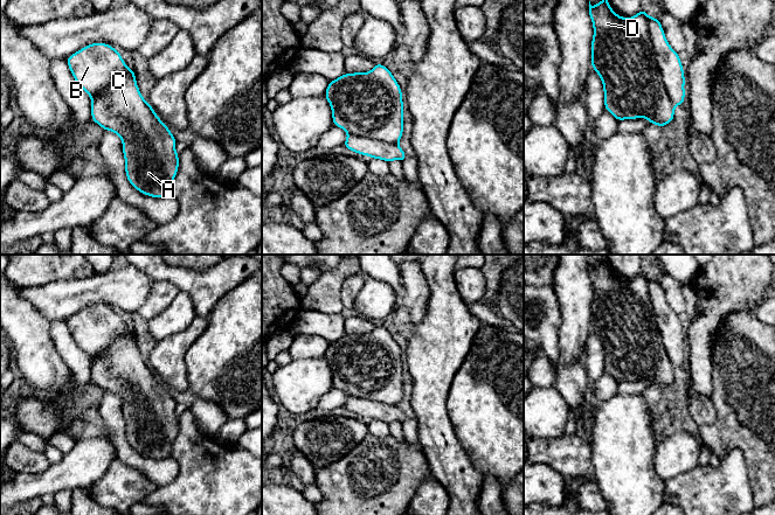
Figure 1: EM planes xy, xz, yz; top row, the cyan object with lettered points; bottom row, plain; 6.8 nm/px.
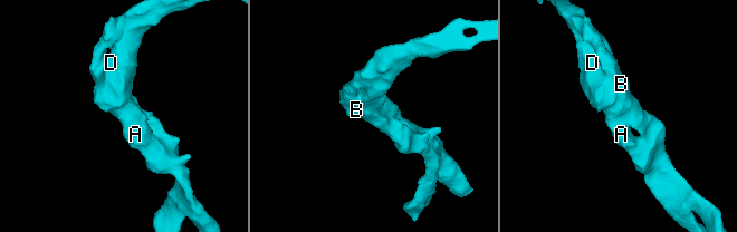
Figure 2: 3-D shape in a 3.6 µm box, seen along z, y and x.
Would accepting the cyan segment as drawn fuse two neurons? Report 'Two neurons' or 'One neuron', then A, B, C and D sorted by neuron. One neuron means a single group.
One neuron. Groups: A B C D

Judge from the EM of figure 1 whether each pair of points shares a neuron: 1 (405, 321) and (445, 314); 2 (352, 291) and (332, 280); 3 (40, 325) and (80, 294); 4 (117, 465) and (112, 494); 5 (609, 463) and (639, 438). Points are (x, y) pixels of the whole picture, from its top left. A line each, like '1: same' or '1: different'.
1: different
2: different
3: different
4: same
5: same

